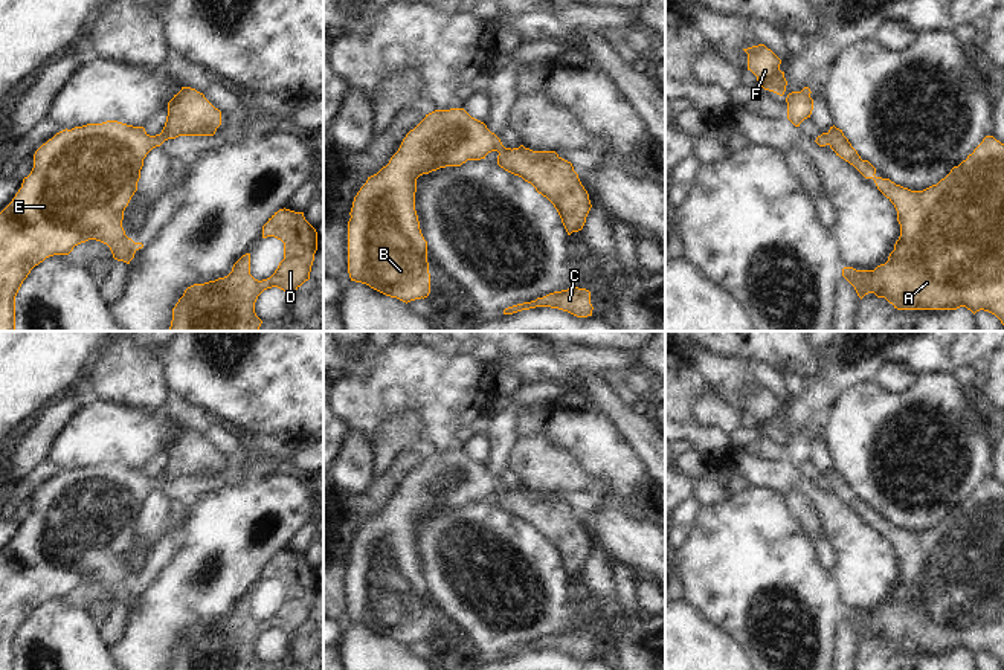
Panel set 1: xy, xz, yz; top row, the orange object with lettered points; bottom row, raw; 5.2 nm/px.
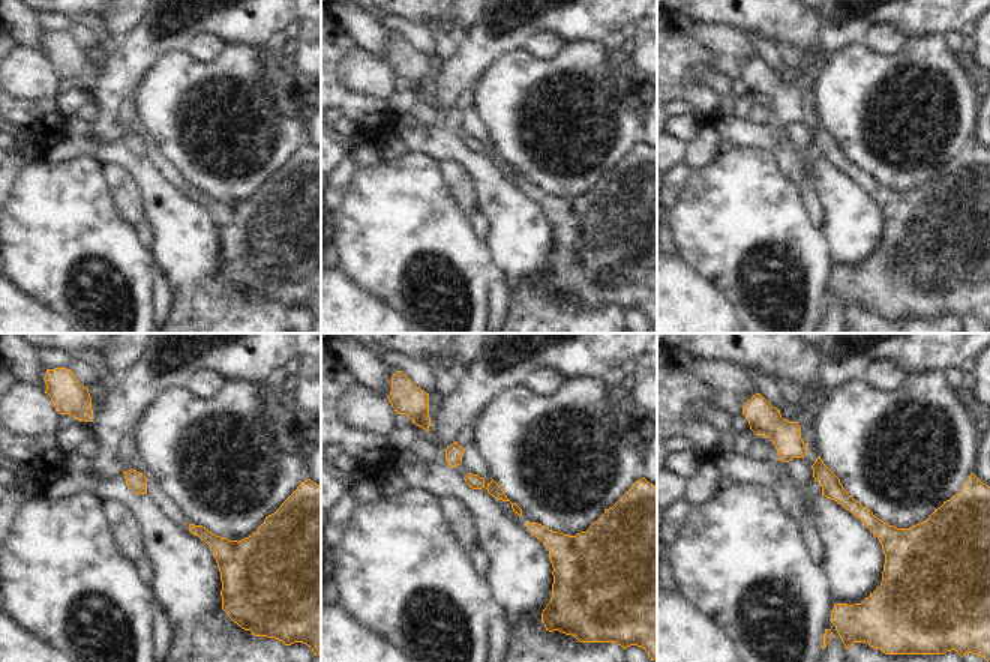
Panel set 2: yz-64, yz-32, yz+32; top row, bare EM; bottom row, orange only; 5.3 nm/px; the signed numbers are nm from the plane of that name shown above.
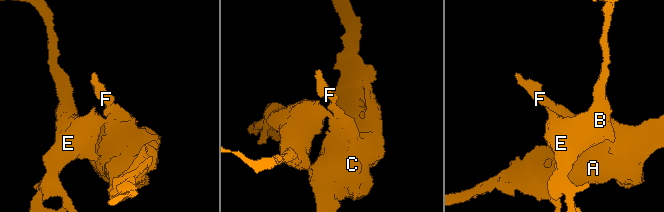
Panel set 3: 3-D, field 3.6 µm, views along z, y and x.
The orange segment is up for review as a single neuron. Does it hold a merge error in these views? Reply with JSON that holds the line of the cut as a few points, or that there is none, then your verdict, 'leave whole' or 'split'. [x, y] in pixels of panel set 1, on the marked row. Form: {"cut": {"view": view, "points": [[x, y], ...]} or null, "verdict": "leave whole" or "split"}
{"cut": {"view": "yz", "points": [[826, 133], [830, 144]]}, "verdict": "split"}

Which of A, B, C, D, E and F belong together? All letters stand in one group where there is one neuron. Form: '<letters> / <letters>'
A C D F / B E

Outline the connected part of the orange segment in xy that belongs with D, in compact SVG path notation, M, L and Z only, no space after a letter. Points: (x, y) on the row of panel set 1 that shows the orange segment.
M279 209L262 226L262 238L275 237L284 243L284 259L275 273L262 281L250 275L250 253L243 255L232 267L232 272L215 281L194 284L172 308L169 331L258 331L262 321L255 313L258 296L272 287L287 293L296 292L310 279L314 253L317 250L317 232L305 220L304 212Z

